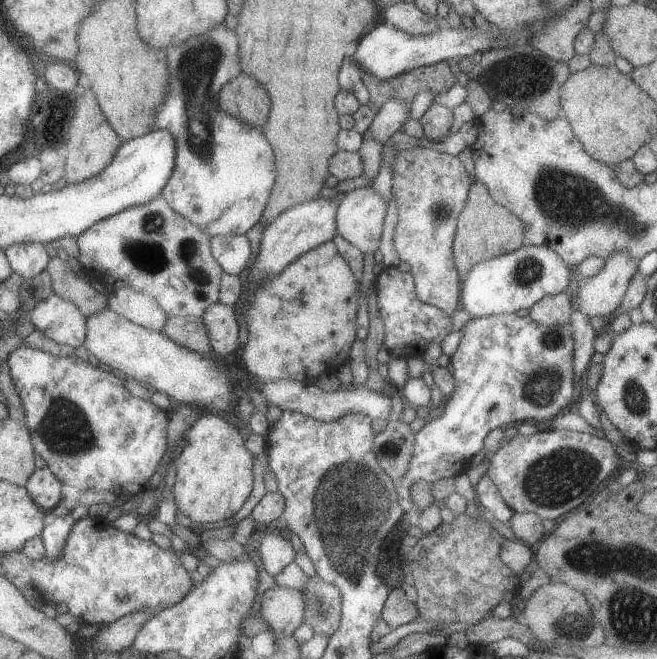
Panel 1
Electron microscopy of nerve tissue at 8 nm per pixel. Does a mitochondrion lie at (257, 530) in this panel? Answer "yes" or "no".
no

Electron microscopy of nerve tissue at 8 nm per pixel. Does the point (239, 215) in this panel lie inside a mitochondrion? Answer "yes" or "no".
no

